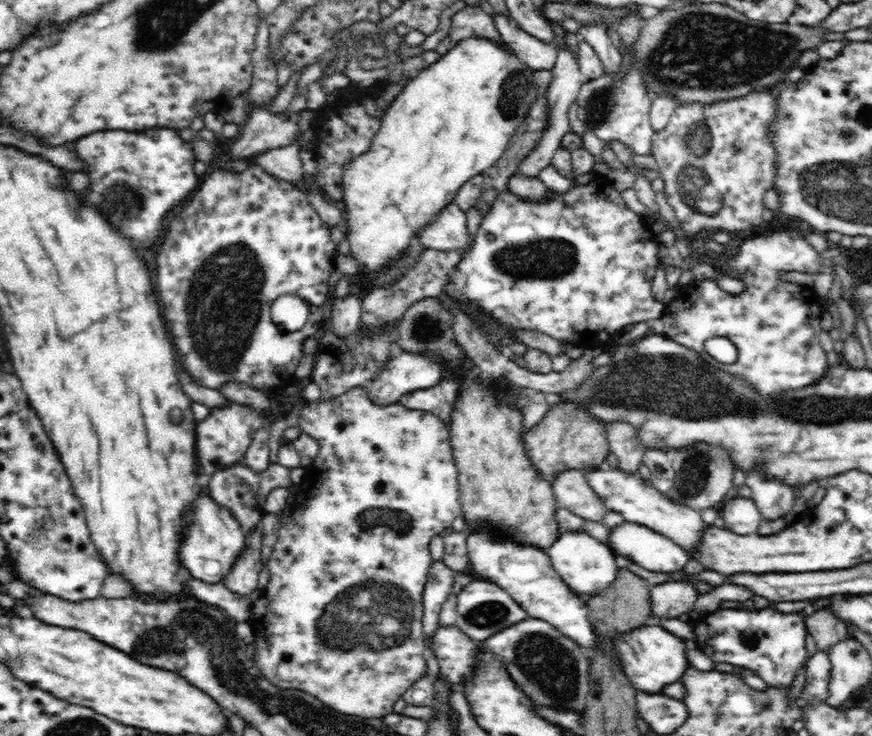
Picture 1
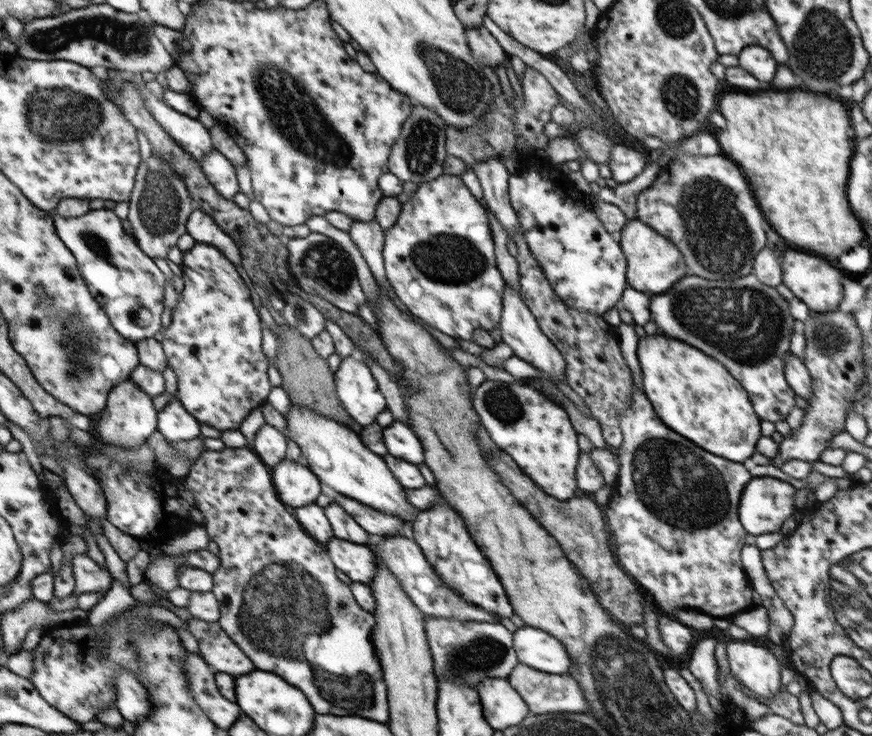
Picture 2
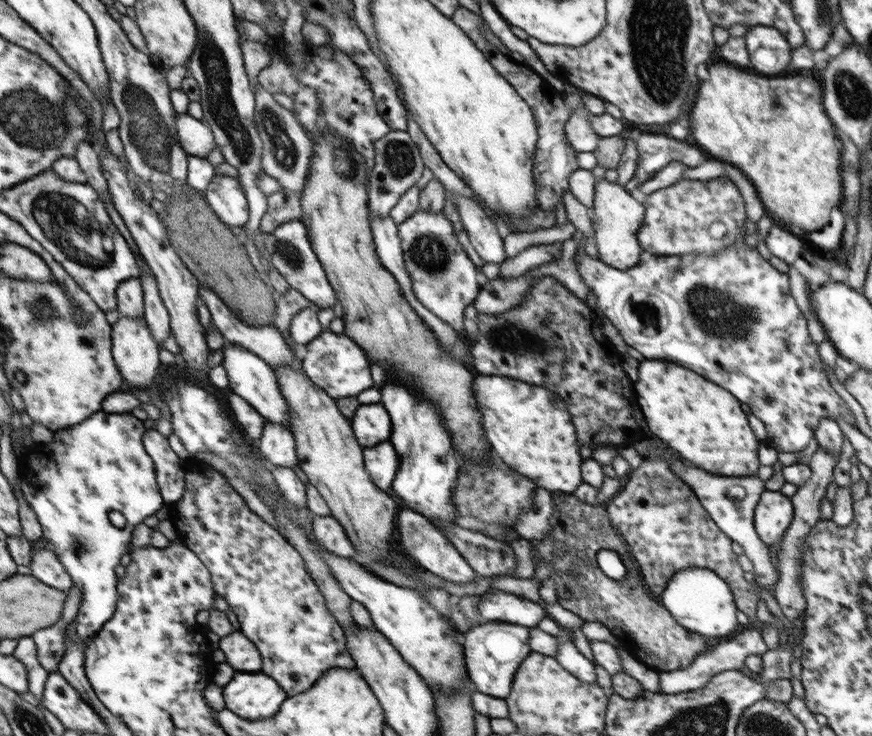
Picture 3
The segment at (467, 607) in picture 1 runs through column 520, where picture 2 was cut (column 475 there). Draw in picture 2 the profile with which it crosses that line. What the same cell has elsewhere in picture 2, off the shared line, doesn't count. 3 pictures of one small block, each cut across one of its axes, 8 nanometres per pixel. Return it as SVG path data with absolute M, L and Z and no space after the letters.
M394 535L387 537L375 536L371 541L373 550L390 572L397 577L401 587L407 592L410 600L427 617L459 618L465 621L499 622L499 617L483 608L478 608L464 600L450 587L446 586L443 580L437 576L430 563L426 560L422 549L414 539L405 536Z

